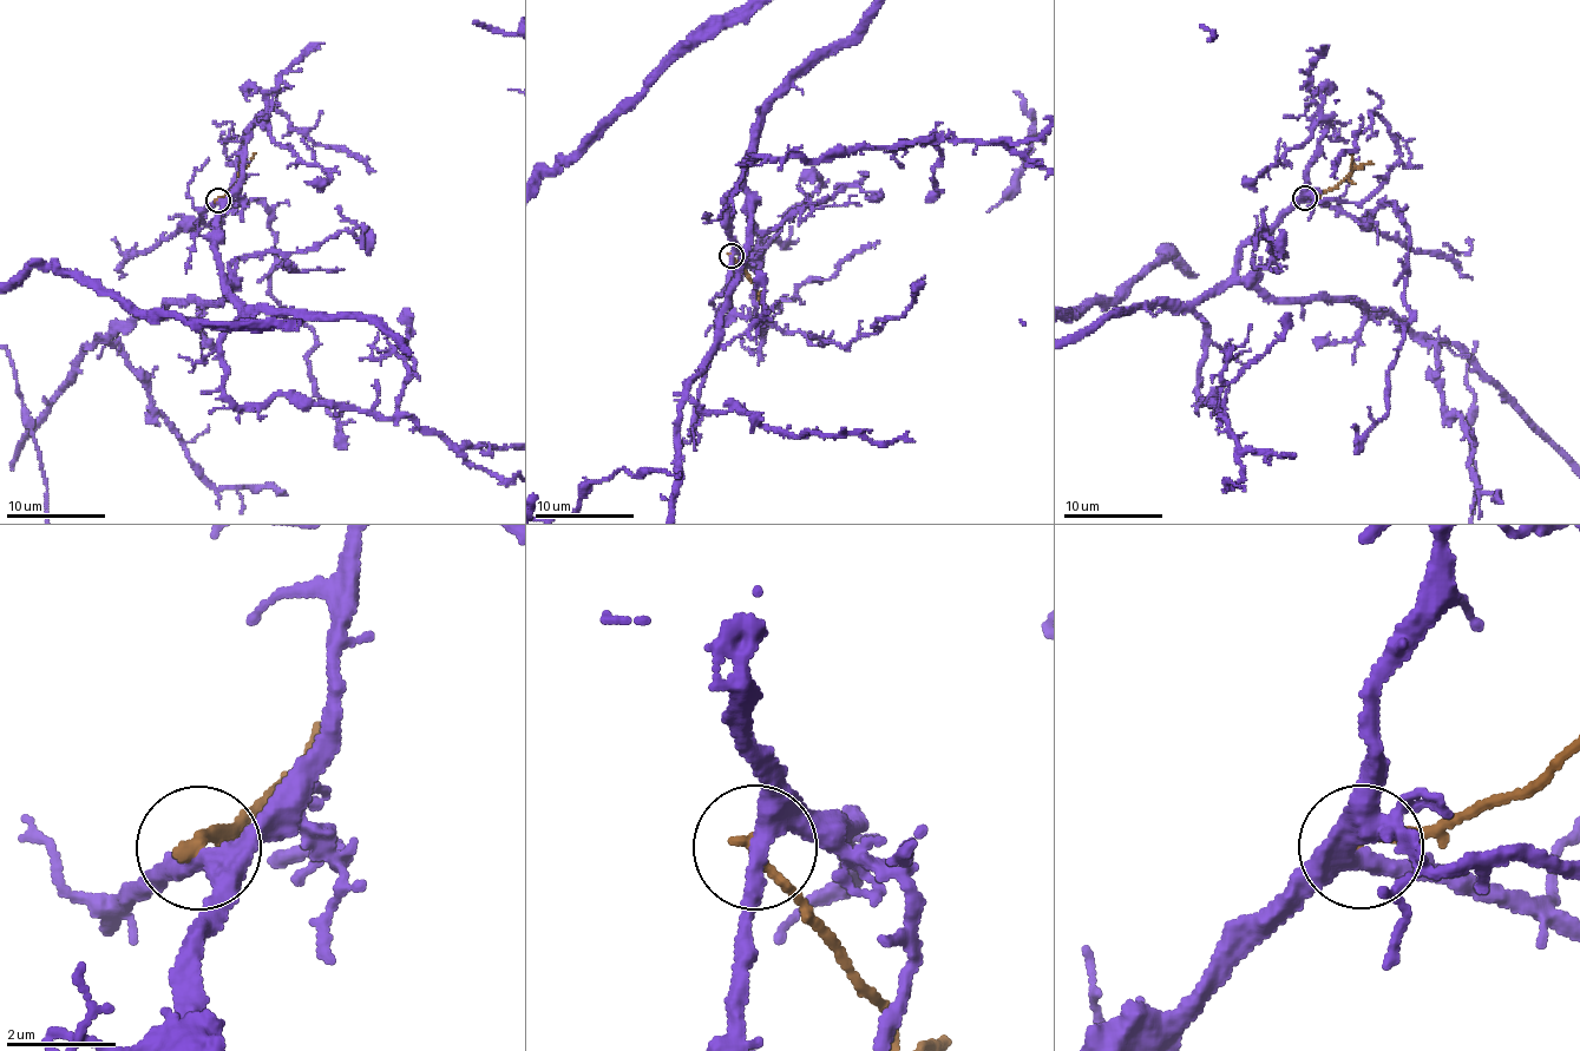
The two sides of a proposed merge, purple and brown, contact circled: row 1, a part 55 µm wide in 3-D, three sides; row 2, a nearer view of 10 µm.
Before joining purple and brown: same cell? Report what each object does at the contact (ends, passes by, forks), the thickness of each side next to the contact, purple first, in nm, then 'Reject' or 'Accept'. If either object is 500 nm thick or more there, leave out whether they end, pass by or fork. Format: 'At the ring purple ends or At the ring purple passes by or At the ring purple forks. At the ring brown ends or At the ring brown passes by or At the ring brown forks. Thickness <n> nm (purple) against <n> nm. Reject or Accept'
At the ring purple forks. At the ring brown ends. Thickness 300 nm (purple) against 240 nm. Reject

